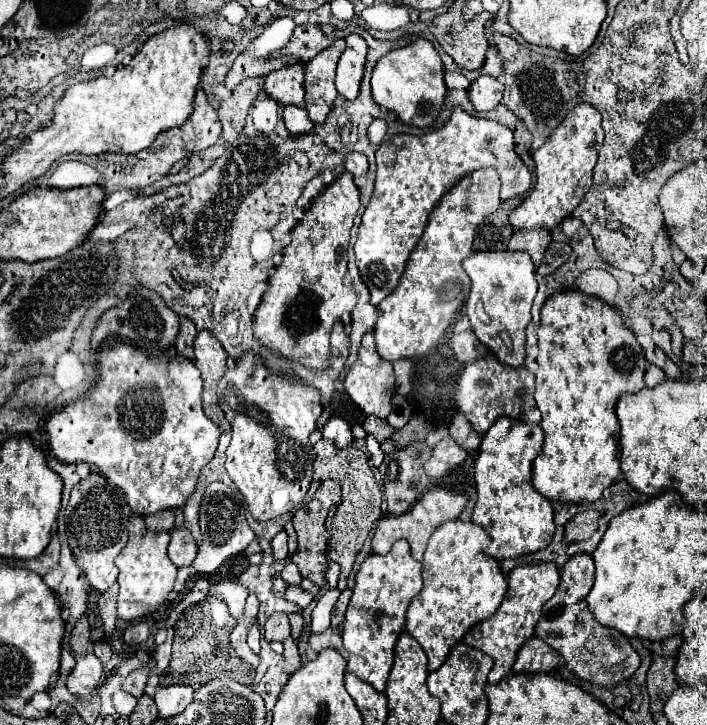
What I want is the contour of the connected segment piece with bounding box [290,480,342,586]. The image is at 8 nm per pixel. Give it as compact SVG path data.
M324 480L320 484L320 488L316 490L316 494L312 496L312 500L308 504L304 504L300 510L296 510L296 514L292 516L294 530L298 534L298 550L290 556L290 560L298 566L298 570L304 578L308 578L318 586L324 586L324 574L328 570L328 538L330 538L330 534L326 530L326 516L332 506L340 504L340 500L342 500L340 484L336 480Z

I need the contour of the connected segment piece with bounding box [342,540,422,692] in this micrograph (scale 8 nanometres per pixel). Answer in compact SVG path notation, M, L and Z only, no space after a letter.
M398 540L388 554L370 554L356 574L356 588L346 610L342 640L344 648L350 652L348 672L372 684L378 692L384 692L386 688L394 662L394 646L404 630L408 604L422 590L420 570L422 564L412 558L410 544L406 540Z

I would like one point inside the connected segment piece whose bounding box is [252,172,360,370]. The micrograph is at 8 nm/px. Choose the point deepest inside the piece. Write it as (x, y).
(308, 292)

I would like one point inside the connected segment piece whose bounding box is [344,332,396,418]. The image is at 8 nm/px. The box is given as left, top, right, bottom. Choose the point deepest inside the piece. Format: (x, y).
(370, 383)

